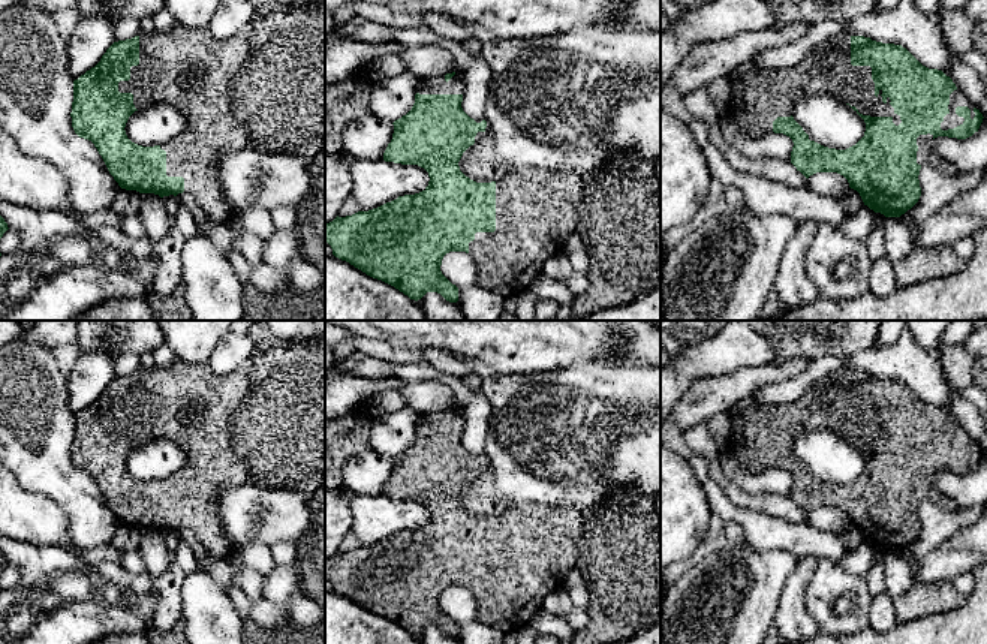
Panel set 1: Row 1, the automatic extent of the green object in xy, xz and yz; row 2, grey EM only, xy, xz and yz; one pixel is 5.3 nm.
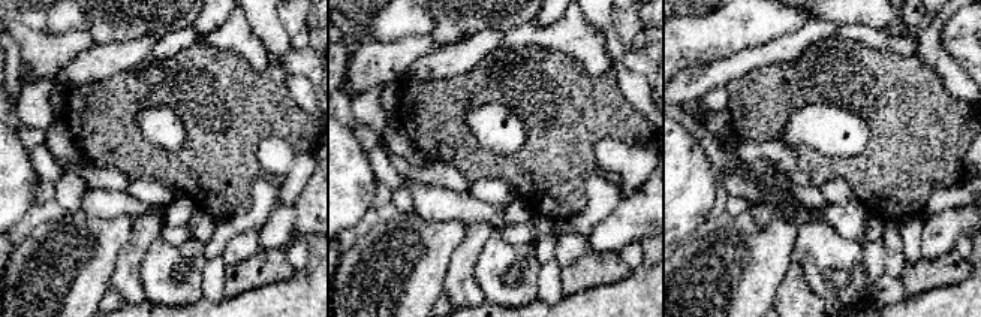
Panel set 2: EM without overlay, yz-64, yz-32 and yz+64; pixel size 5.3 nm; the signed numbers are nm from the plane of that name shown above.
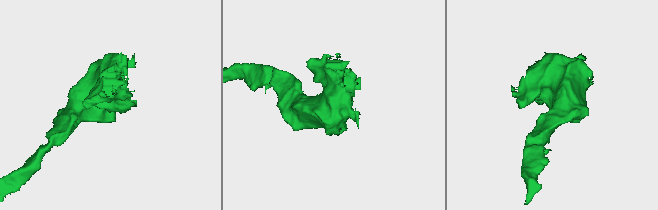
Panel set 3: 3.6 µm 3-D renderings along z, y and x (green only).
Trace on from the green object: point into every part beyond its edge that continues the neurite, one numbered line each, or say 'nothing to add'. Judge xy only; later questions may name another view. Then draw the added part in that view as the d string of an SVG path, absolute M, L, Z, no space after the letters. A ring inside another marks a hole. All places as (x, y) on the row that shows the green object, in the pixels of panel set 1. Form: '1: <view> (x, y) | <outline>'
1: xy (187, 68) | M186 28L169 31L154 30L139 34L139 64L130 67L130 79L118 82L120 93L132 93L136 109L165 102L187 118L186 132L160 145L166 151L166 175L184 178L184 193L216 223L228 223L232 217L217 175L219 157L238 150L238 142L229 135L229 97L223 87L229 73L241 64L241 51L247 46L243 31L219 40L208 28Z

